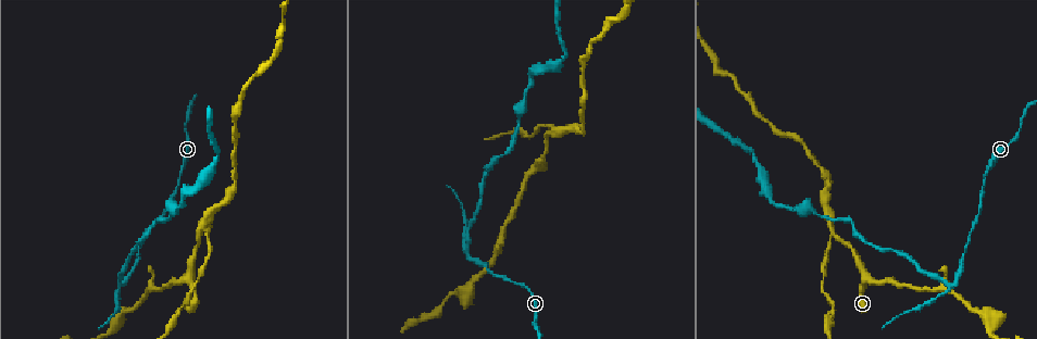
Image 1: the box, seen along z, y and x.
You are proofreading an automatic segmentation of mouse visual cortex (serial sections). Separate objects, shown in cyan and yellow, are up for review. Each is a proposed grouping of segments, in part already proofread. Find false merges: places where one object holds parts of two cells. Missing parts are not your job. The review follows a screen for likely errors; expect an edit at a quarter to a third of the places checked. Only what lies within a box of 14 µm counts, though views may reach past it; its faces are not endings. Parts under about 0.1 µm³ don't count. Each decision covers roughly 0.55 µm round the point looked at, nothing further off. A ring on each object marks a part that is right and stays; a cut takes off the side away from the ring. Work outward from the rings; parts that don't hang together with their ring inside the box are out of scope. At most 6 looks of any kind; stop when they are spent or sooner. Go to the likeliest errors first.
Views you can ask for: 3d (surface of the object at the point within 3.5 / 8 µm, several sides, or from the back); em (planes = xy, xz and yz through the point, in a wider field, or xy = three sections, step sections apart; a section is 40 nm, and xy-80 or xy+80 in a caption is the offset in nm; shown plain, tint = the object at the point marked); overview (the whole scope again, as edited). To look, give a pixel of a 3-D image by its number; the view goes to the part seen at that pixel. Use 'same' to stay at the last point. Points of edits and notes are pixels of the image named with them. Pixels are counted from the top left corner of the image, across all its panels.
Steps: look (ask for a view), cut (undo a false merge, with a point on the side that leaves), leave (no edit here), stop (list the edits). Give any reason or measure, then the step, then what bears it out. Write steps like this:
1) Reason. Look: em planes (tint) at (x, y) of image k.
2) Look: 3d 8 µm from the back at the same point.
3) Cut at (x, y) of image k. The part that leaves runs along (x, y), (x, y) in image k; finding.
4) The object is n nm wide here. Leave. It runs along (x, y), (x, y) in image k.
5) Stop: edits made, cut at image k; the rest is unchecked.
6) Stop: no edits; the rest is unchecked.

Look: 3d 3.5 µm at (124, 284) of image 1.

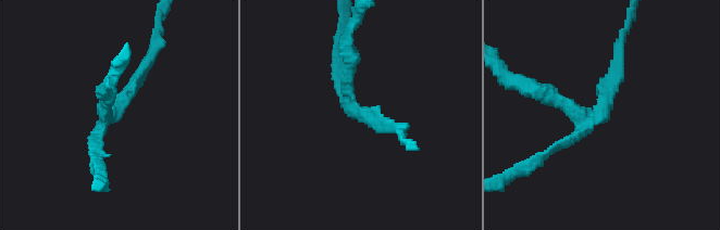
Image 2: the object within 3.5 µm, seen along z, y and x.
Look: em xy step 1 (tint) at (596, 117) of image 2.

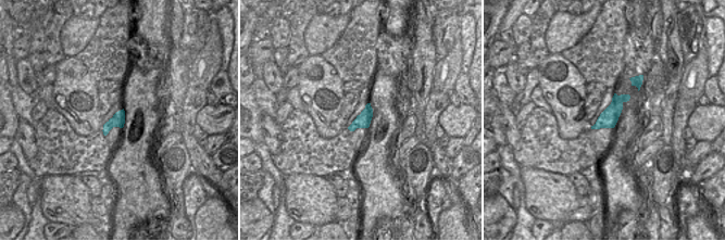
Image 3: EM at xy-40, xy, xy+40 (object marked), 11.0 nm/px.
Cut at (550, 101) of image 2. The part that leaves runs along (590, 117), (511, 81) in image 2; two cells meet here.

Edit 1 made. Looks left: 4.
Look: overview.

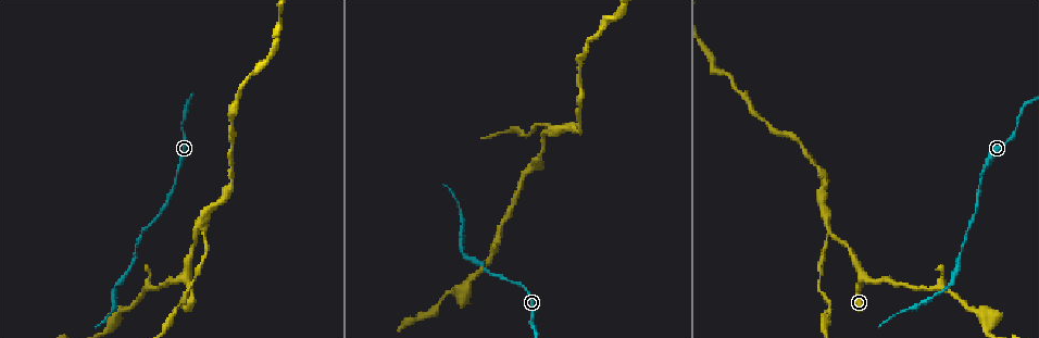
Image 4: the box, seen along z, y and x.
Abrupt turn. Look: 3d 3.5 µm at (182, 280) of image 4.

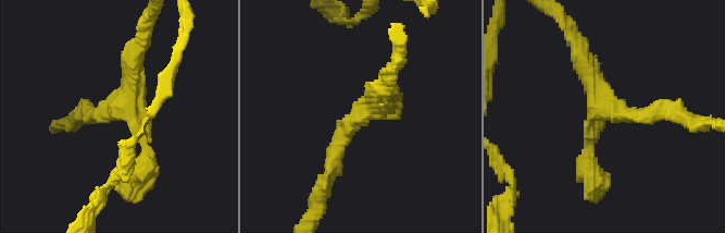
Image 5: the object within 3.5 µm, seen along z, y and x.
Look: em xy step 2 (tint) at (602, 105) of image 5.

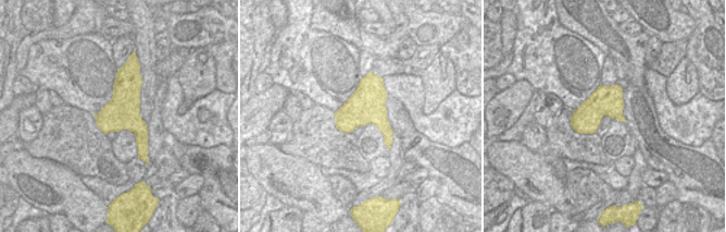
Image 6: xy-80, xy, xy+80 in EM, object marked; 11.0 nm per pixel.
Another direction. Look: em planes (tint) at the same point.

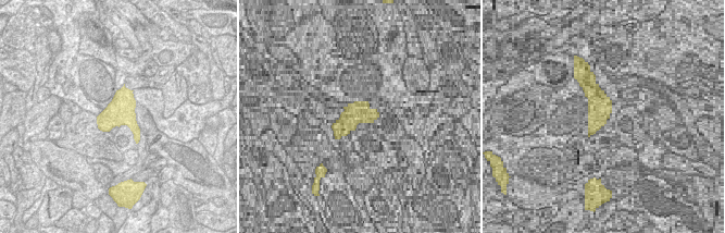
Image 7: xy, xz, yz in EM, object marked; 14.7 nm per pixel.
Leave. It runs along (387, 97), (344, 127), (330, 172) in image 5; all the same cell.

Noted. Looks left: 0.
Stop: edits made, cut at image 2; the rest is unchecked.

